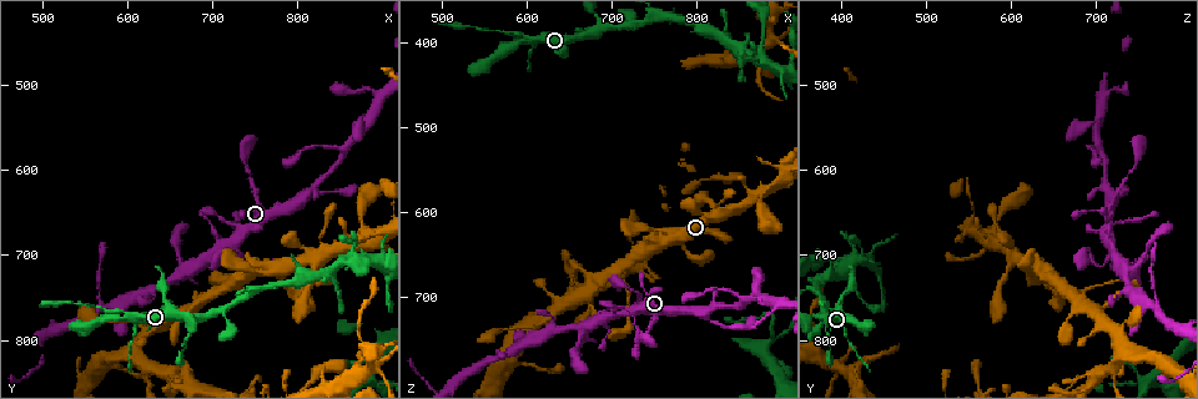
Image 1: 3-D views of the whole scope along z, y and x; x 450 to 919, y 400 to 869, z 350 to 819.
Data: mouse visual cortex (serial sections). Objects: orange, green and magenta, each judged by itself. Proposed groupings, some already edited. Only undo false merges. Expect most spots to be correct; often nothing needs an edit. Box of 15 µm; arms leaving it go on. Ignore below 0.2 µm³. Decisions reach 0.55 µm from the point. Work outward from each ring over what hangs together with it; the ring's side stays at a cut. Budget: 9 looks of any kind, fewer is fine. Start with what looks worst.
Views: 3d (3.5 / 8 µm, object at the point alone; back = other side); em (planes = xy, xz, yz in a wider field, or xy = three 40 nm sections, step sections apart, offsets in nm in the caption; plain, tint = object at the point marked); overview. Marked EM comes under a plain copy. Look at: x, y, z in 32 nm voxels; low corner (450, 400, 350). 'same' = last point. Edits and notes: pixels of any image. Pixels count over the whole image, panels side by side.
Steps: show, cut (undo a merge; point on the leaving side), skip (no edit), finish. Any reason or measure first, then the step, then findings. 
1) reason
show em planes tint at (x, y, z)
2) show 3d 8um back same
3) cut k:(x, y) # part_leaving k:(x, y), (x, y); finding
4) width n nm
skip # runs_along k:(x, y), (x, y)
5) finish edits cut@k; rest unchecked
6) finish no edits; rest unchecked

show 3d 8um at (690, 770, 380)

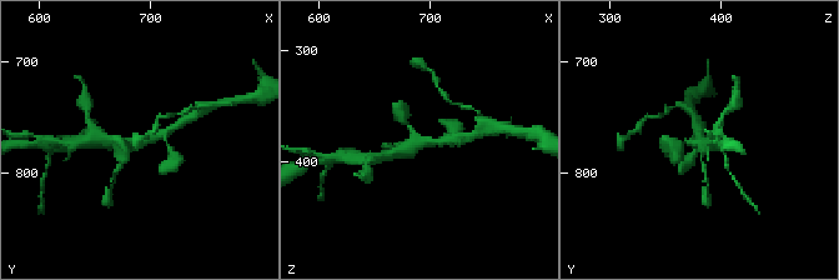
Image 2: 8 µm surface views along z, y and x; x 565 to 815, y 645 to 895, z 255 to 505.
show 3d 3.5um at (690, 772, 382)

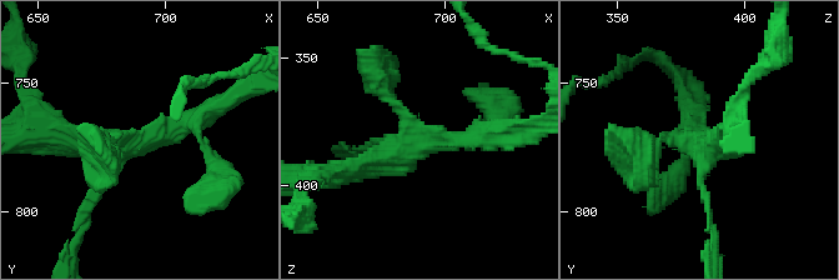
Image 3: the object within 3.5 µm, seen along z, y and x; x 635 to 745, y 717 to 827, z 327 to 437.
skip # runs_along 3:(345, 174), (406, 145), (490, 133); one cell here

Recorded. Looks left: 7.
a narrow waist
show 3d 8um at (600, 770, 400)

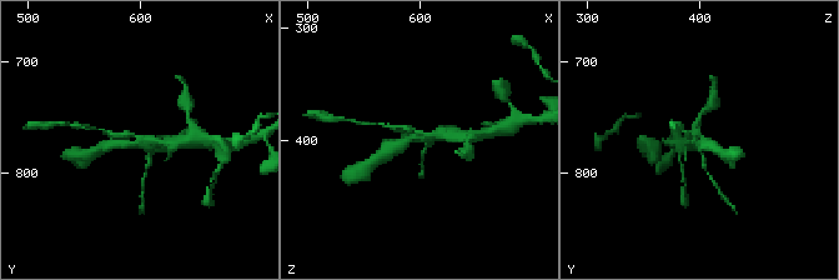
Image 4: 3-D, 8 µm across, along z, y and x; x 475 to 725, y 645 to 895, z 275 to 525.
show em xy step 2 tint at (602, 774, 400)

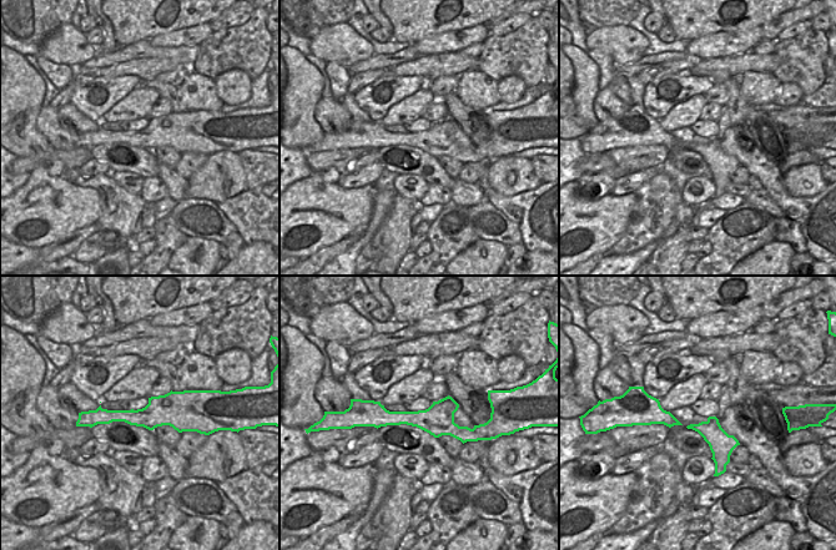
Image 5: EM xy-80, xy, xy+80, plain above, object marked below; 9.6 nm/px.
skip # one cell here

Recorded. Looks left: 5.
two arms in line, one across
show 3d 8um at (610, 810, 730)

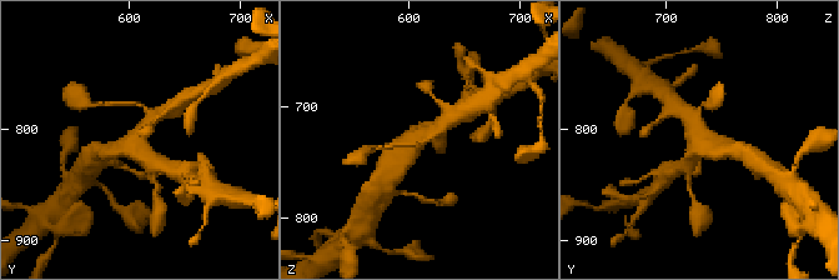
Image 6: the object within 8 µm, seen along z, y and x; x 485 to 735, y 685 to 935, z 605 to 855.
show em xy step 3 tint at (608, 806, 730)

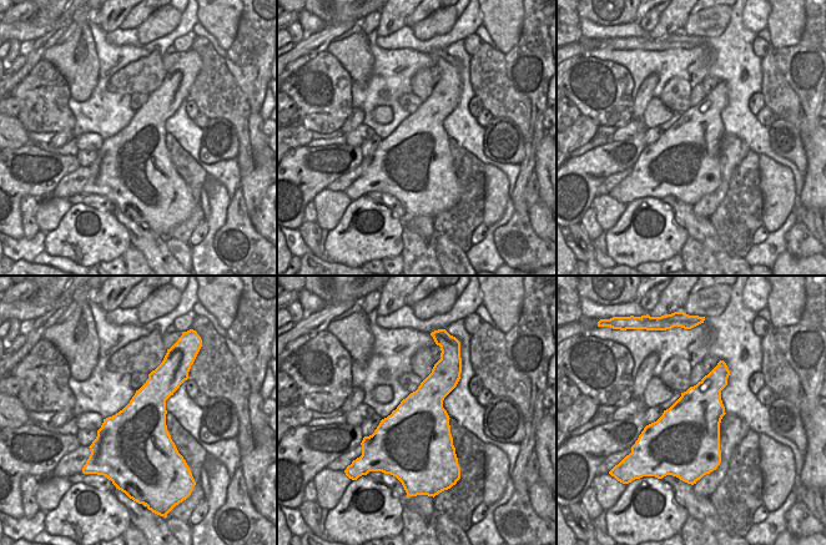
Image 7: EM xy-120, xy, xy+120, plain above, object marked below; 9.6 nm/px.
arm_widths 300, 450, 500 nm
skip # runs_along 6:(162, 113), (137, 140), (156, 165); continuous, no second cell

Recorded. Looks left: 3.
a fork
show 3d 8um at (665, 850, 695)

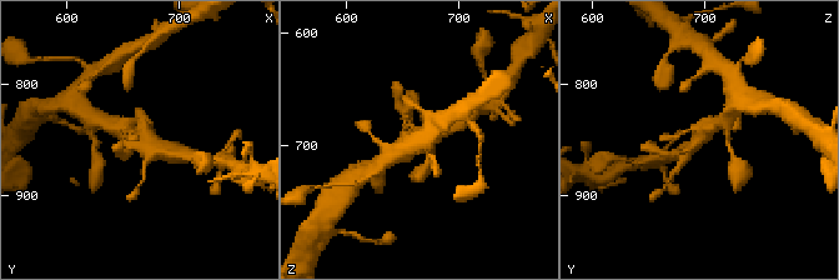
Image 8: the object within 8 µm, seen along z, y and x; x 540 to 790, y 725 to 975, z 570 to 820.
need the tissue
show em xy step 3 tint at (660, 850, 694)

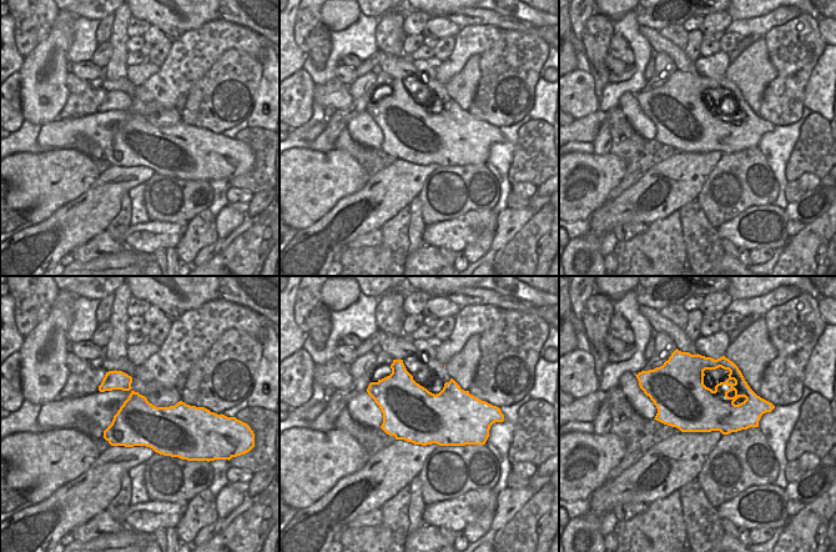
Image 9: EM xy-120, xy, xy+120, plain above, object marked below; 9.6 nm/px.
skip # runs_along 8:(386, 160), (431, 130), (445, 126); one cell here

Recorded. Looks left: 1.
finish no edits; rest unchecked

